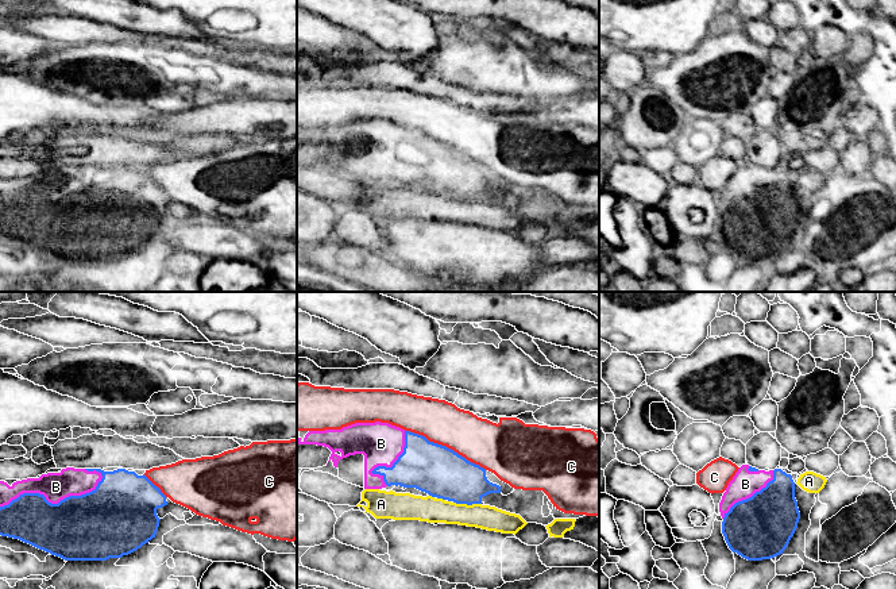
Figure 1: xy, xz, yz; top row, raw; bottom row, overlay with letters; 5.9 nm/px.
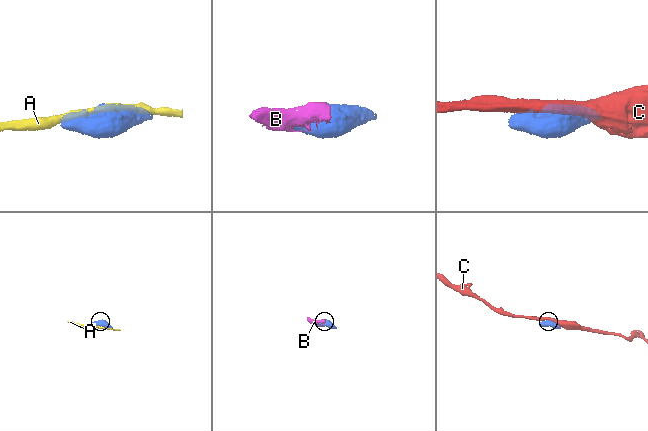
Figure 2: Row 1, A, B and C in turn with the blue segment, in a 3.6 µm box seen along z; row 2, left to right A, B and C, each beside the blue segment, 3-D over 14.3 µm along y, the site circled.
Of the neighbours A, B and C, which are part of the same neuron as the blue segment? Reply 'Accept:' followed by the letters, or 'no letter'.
Accept: B

